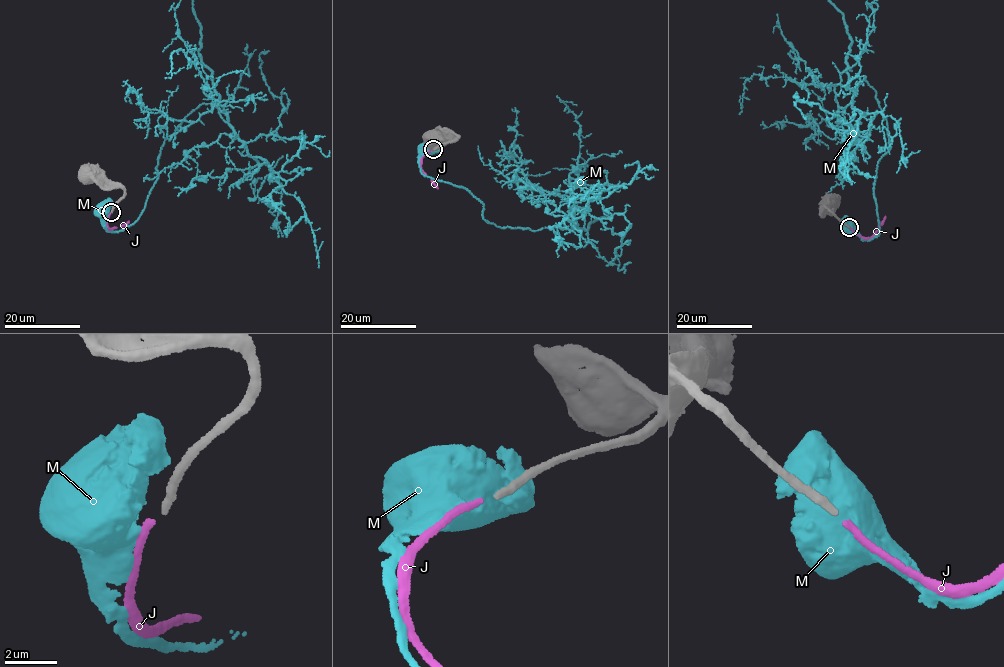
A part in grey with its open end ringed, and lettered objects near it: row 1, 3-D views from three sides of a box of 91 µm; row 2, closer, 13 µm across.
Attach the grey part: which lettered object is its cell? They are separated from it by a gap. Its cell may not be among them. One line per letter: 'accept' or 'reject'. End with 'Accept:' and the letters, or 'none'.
J: accept
M: reject
Accept: J

